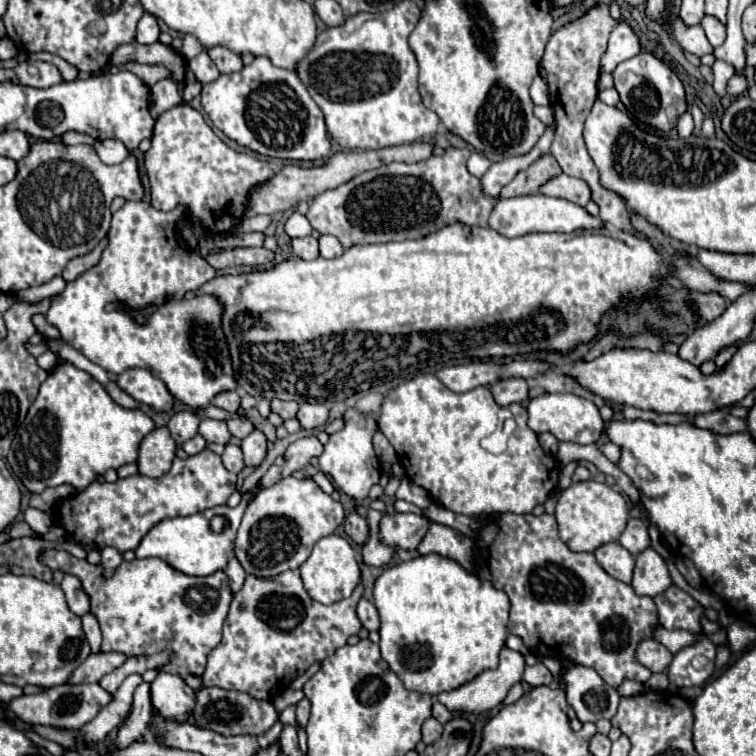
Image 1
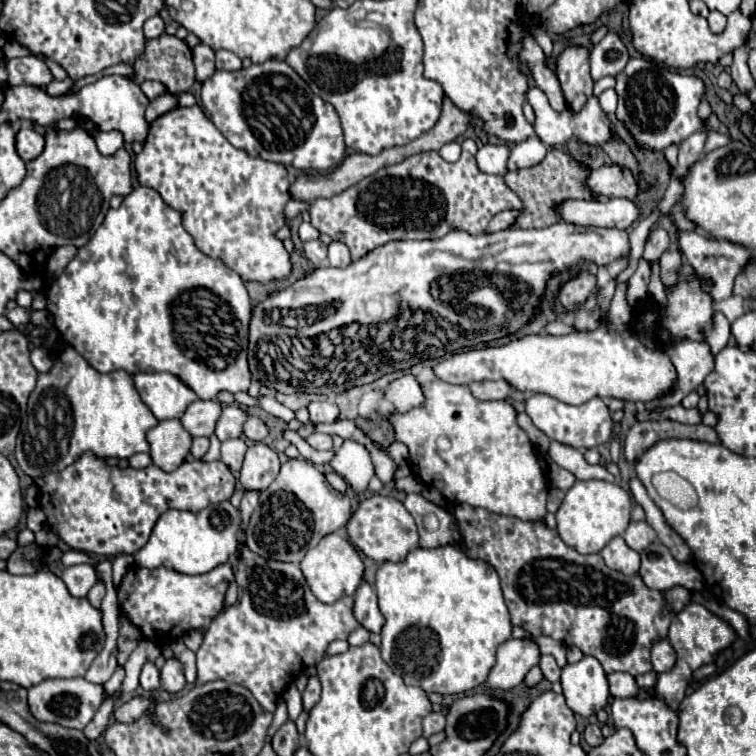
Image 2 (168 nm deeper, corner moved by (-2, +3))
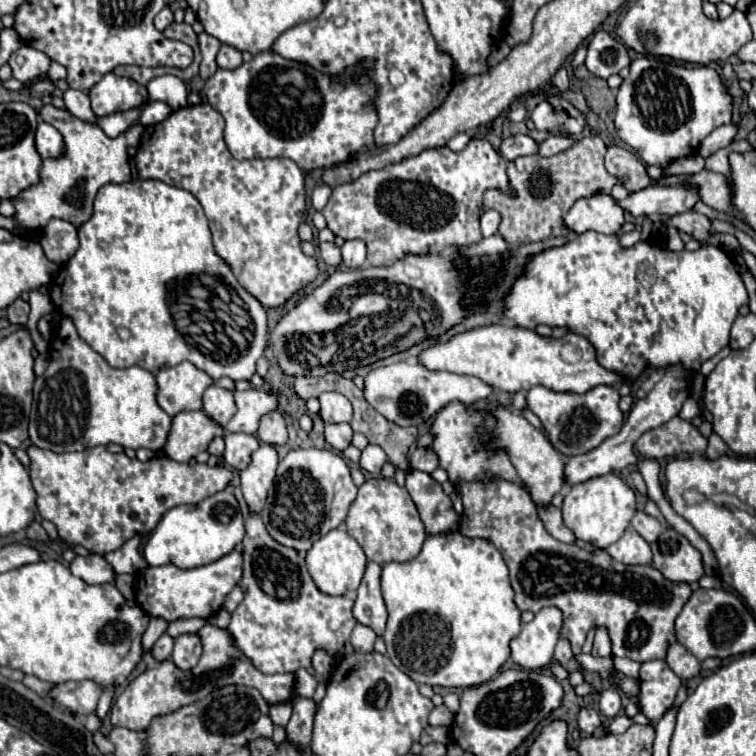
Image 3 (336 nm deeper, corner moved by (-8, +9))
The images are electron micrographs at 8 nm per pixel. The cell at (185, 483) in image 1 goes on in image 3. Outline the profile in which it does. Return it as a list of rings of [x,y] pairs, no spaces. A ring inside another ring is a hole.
[[[31,444],[27,456],[41,518],[53,522],[65,542],[81,544],[97,554],[121,548],[137,532],[149,534],[163,512],[179,504],[197,504],[223,490],[233,478],[225,466],[191,466],[169,458],[139,462],[125,454],[113,454],[105,446],[57,454]]]

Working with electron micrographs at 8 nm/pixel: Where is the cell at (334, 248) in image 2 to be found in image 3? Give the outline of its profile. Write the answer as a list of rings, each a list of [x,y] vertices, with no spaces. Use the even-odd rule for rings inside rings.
[[[347,240],[343,244],[343,264],[347,268],[363,268],[367,262],[367,248],[363,240]]]

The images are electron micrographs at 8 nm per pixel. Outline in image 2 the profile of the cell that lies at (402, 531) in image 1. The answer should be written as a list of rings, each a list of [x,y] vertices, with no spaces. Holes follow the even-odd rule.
[[[373,494],[371,498],[363,500],[357,508],[357,512],[349,520],[349,536],[363,550],[369,558],[375,562],[401,562],[405,560],[407,552],[415,550],[419,546],[419,532],[415,526],[415,520],[405,510],[405,506],[395,500],[393,496],[381,496]]]

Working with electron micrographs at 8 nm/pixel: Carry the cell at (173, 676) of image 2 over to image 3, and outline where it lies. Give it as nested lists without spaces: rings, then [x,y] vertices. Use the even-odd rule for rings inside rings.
[[[181,634],[175,638],[175,648],[171,658],[181,670],[189,670],[197,664],[201,652],[203,652],[203,644],[197,634]]]

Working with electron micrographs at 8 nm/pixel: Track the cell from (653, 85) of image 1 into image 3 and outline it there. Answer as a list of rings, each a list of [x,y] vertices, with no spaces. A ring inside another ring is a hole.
[[[641,56],[631,62],[631,74],[617,92],[615,128],[619,138],[631,146],[643,162],[667,166],[677,158],[691,156],[707,134],[729,124],[733,96],[717,70],[709,66],[679,66],[655,56]]]

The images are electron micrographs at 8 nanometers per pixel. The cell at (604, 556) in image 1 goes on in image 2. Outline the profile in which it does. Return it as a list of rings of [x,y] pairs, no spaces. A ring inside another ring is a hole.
[[[619,536],[613,538],[599,554],[611,570],[617,570],[627,576],[635,576],[639,572],[639,554],[631,550]]]

